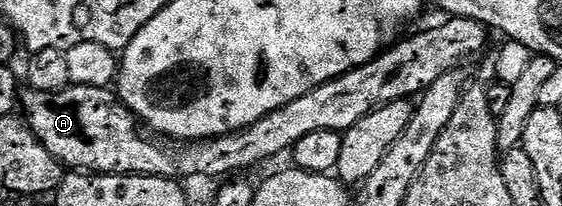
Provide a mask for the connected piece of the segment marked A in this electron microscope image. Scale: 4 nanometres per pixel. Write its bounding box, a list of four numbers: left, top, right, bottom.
[18,17,490,180]

